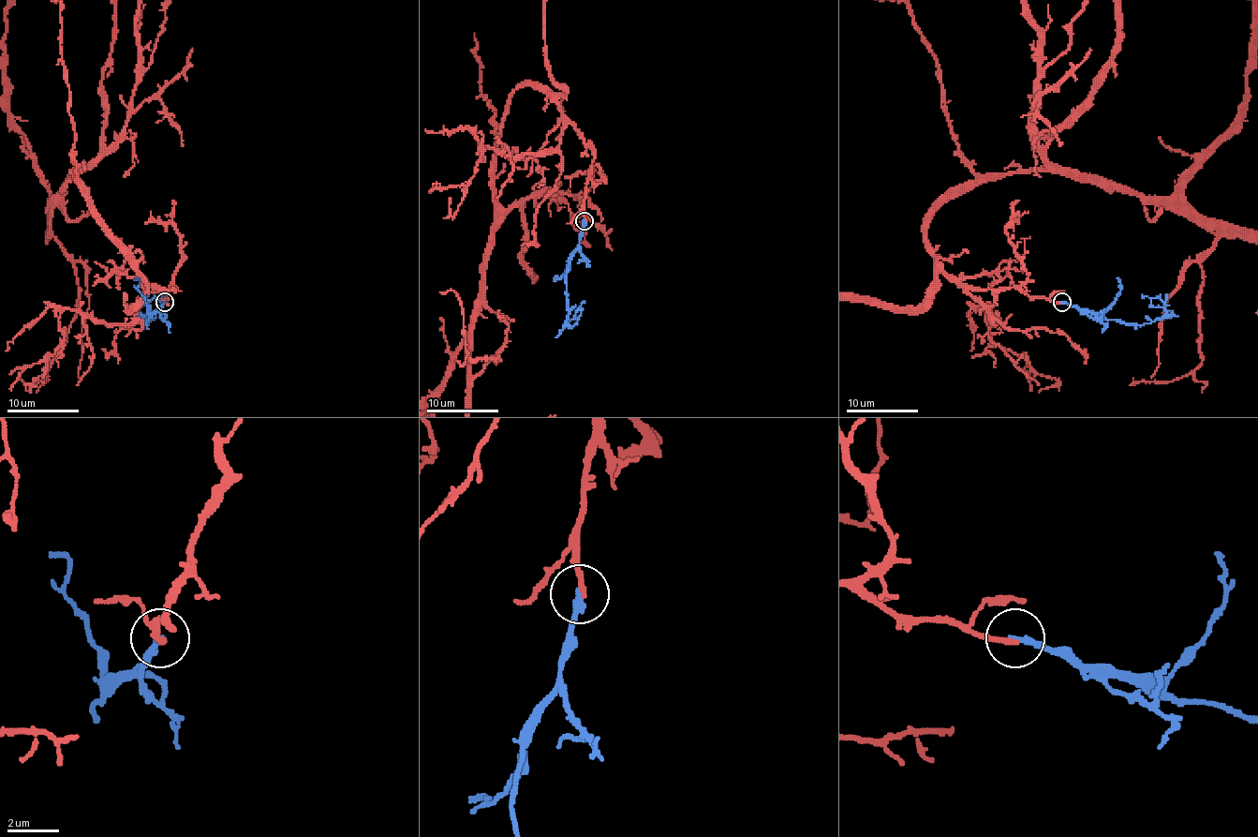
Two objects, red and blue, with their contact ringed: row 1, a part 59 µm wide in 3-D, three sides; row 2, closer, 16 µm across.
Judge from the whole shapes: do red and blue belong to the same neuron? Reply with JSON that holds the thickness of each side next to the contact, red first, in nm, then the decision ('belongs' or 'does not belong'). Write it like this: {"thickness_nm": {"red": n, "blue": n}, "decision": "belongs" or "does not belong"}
{"thickness_nm": {"red": 220, "blue": 260}, "decision": "does not belong"}

